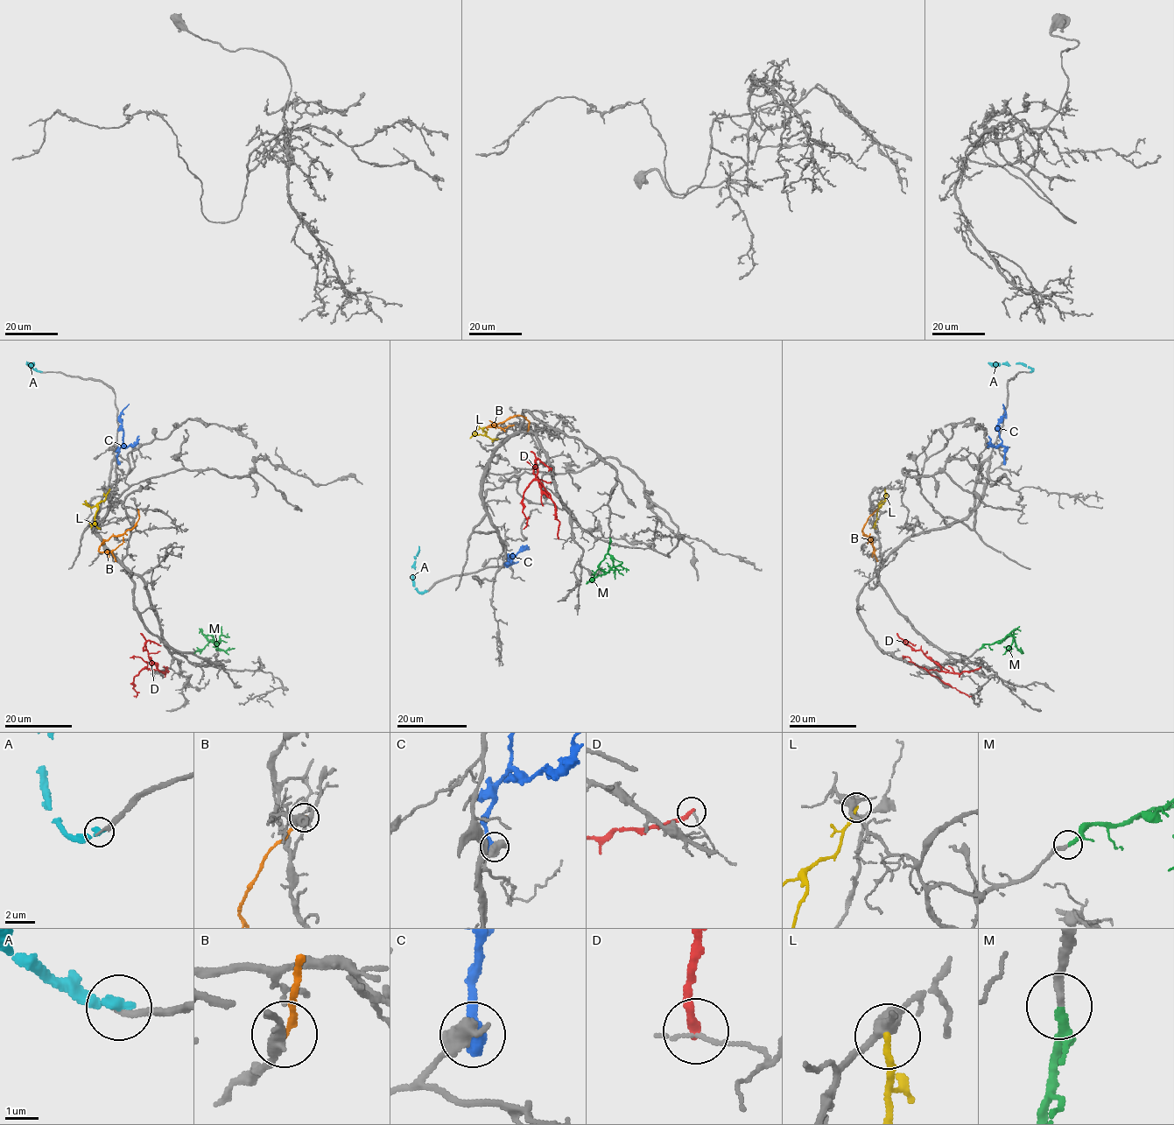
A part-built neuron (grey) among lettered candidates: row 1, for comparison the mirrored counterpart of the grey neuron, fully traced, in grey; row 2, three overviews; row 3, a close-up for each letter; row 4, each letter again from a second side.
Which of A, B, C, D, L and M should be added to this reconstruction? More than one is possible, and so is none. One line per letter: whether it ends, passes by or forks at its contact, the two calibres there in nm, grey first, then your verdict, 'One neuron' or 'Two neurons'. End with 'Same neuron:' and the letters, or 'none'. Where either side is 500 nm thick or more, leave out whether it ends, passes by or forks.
A: It ends there. Thickness 200 nm (grey) against 400 nm. Two neurons
B: It ends there. Thickness 320 nm (grey) against 190 nm. Two neurons
C: Thickness 600 nm (grey) against 650 nm. Two neurons
D: It ends there. Thickness 90 nm (grey) against 280 nm. Two neurons
L: It ends there. Thickness 340 nm (grey) against 200 nm. Two neurons
M: It ends there. Thickness 240 nm (grey) against 280 nm. One neuron
Same neuron: M

